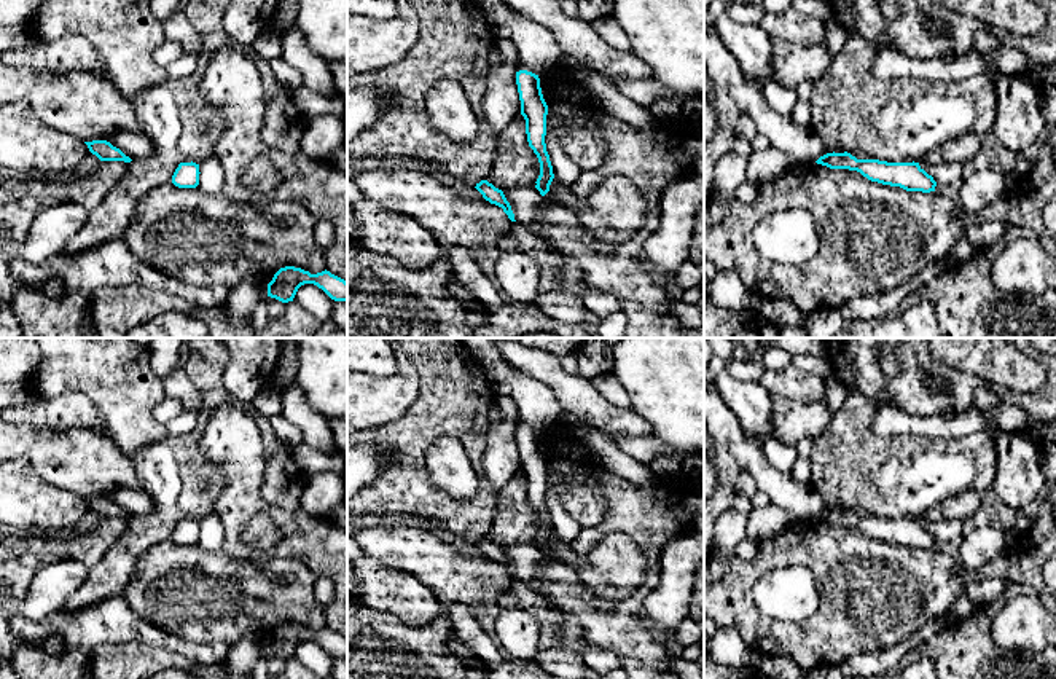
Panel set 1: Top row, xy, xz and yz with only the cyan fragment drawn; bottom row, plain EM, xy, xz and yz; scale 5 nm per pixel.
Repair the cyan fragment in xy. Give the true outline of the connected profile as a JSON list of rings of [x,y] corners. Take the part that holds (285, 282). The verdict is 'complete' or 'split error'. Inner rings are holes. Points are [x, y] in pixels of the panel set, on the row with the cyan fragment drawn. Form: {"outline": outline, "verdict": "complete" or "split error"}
{"outline": [[[280,268],[268,284],[268,296],[282,303],[293,301],[298,288],[304,284],[314,284],[334,301],[347,301],[347,282],[330,271],[311,274],[301,268]]], "verdict": "complete"}

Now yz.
{"outline": [[[827,153],[820,156],[817,164],[830,169],[857,171],[871,182],[900,186],[906,191],[935,191],[937,182],[929,175],[919,163],[887,163],[879,159],[857,159],[851,153]]], "verdict": "complete"}

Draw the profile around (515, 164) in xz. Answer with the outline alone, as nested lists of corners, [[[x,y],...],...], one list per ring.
[[[518,113],[497,135],[494,164],[486,177],[495,188],[505,191],[529,188],[540,175],[540,163],[529,147],[526,120]]]

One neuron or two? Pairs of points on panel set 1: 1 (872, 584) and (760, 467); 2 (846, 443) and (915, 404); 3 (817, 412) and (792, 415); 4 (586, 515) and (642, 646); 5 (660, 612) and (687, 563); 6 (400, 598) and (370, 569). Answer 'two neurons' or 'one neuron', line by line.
1: two neurons
2: two neurons
3: one neuron
4: two neurons
5: one neuron
6: one neuron

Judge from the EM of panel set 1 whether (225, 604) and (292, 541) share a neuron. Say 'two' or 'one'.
two

